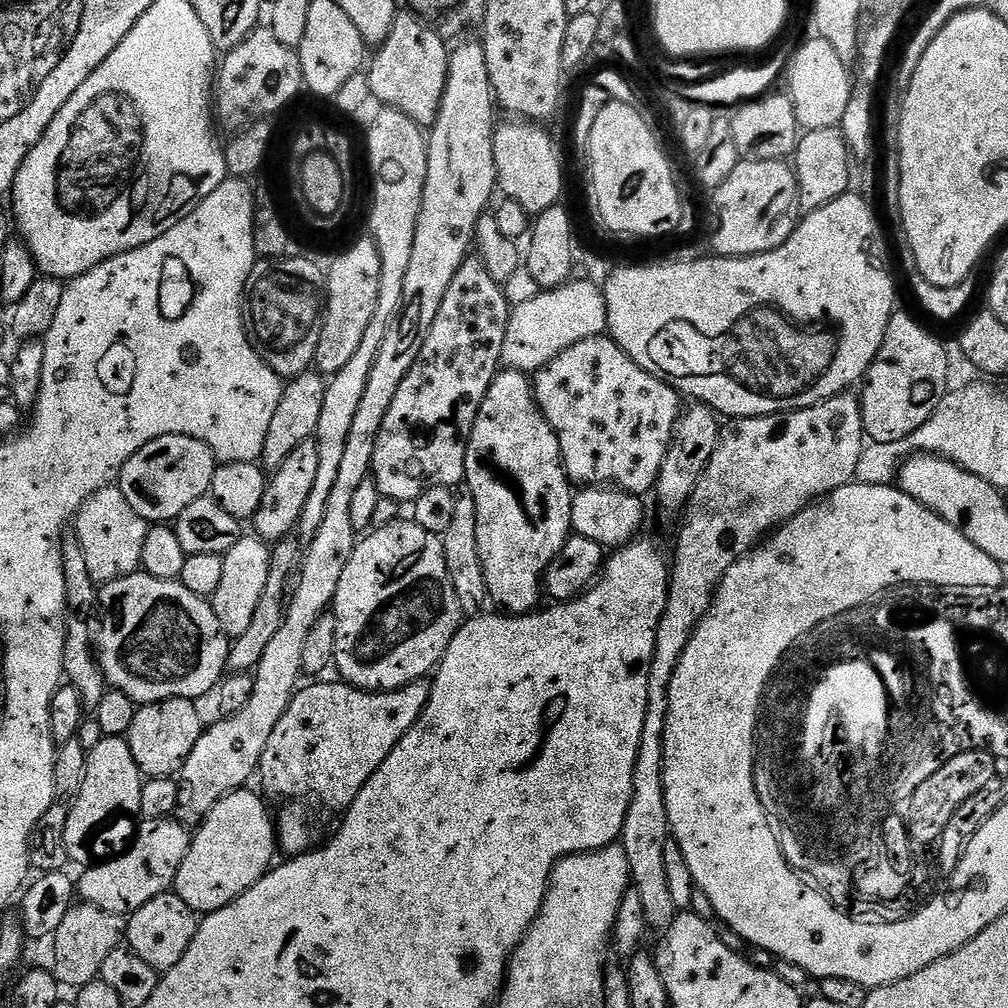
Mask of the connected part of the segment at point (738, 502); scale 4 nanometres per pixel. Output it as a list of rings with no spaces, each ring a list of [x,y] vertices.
[[[852,394],[831,396],[809,408],[793,412],[775,412],[772,416],[746,416],[736,418],[729,426],[721,427],[718,446],[706,466],[704,476],[698,482],[683,517],[684,529],[676,544],[676,553],[670,556],[668,577],[668,601],[662,614],[662,622],[656,631],[654,658],[650,666],[650,686],[646,706],[646,726],[642,726],[642,742],[638,746],[638,762],[634,766],[634,790],[630,798],[630,810],[626,810],[626,822],[622,826],[619,843],[626,850],[632,875],[631,887],[638,890],[642,907],[646,910],[649,929],[667,930],[676,921],[678,909],[666,890],[666,842],[670,839],[666,794],[664,793],[664,731],[668,717],[668,687],[670,678],[680,661],[680,655],[692,637],[692,631],[706,614],[716,594],[720,579],[747,552],[751,552],[773,530],[794,518],[810,504],[827,498],[831,492],[853,483],[858,470],[858,458],[866,447],[864,423],[859,399]]]

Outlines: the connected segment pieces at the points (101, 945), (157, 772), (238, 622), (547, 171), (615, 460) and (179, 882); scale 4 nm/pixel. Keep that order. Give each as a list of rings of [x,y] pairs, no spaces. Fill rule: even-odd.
[[[73,903],[72,909],[62,918],[62,926],[50,938],[52,944],[52,965],[50,971],[57,985],[64,984],[71,990],[79,990],[90,982],[100,979],[102,962],[114,949],[121,947],[126,940],[125,917],[115,916],[93,904]]]
[[[182,698],[137,707],[134,726],[130,726],[126,739],[134,754],[134,762],[138,762],[145,777],[172,778],[184,767],[186,758],[190,758],[190,750],[194,750],[194,742],[198,742],[206,727],[205,721],[200,721],[200,712],[196,707],[193,701]]]
[[[244,534],[238,542],[234,542],[234,546],[230,546],[230,550],[223,557],[222,579],[218,590],[214,590],[210,603],[214,614],[218,614],[222,630],[228,635],[229,641],[233,641],[250,627],[254,610],[262,599],[262,590],[266,590],[266,578],[270,578],[272,548],[259,536]]]
[[[512,122],[504,124],[492,133],[494,138],[494,166],[499,191],[509,200],[522,206],[529,217],[557,207],[564,192],[564,168],[556,153],[556,144],[536,122]]]
[[[607,334],[574,342],[570,350],[562,350],[554,362],[534,373],[531,381],[536,405],[558,438],[564,473],[573,485],[611,486],[639,497],[655,489],[662,458],[666,458],[672,430],[682,411],[682,397],[672,385],[646,374]]]
[[[242,787],[226,794],[205,814],[199,821],[200,829],[192,836],[186,858],[182,858],[182,866],[178,866],[174,891],[198,914],[217,912],[237,900],[270,871],[277,859],[274,816],[268,813],[265,797],[259,791],[248,791]]]

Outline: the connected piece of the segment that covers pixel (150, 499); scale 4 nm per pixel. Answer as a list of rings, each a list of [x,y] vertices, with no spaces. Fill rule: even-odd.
[[[163,436],[146,442],[120,471],[118,487],[126,494],[126,502],[144,520],[152,524],[175,522],[186,506],[205,499],[212,491],[212,479],[218,461],[208,446],[185,436]]]

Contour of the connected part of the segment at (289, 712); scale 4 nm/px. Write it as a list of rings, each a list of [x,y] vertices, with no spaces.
[[[423,679],[407,684],[404,688],[395,688],[393,692],[366,692],[363,688],[353,688],[343,682],[316,683],[320,682],[312,682],[309,688],[301,687],[293,695],[290,706],[286,706],[286,714],[278,718],[278,726],[274,726],[274,734],[270,734],[266,750],[262,750],[258,769],[259,787],[269,797],[309,796],[340,814],[351,806],[374,770],[378,770],[378,766],[386,762],[390,750],[394,750],[394,746],[398,746],[398,742],[411,730],[414,722],[418,722],[422,710],[426,710],[428,705],[432,685],[427,679]]]

